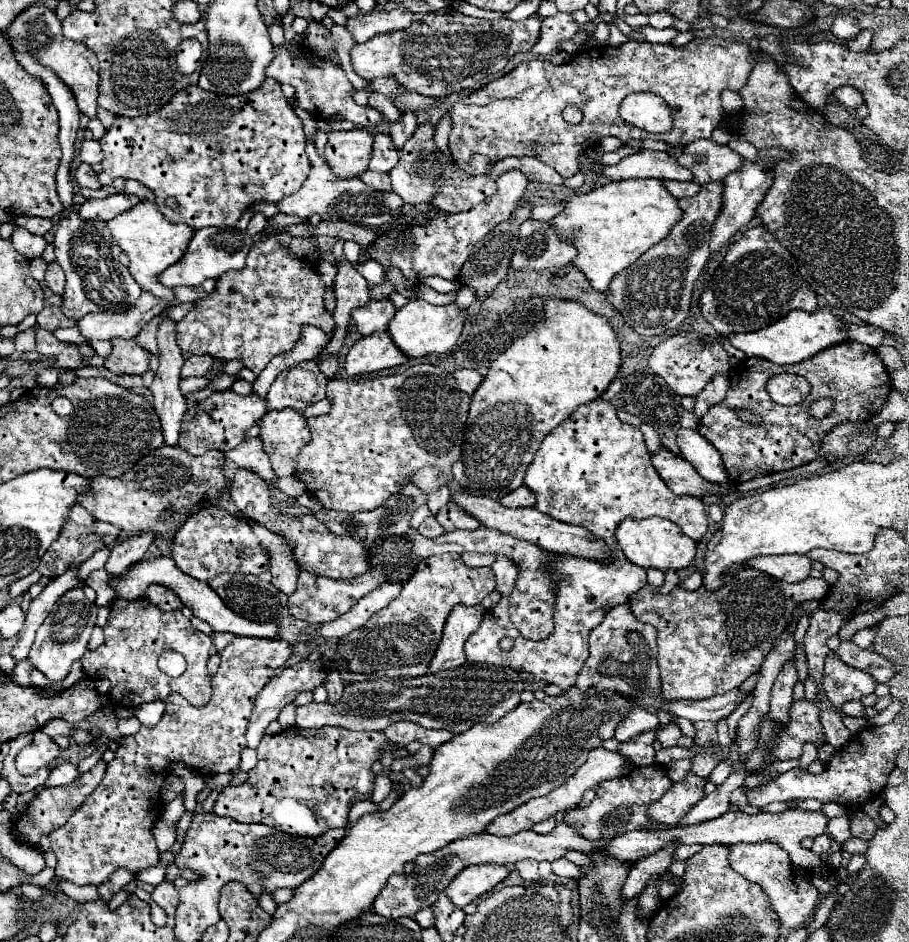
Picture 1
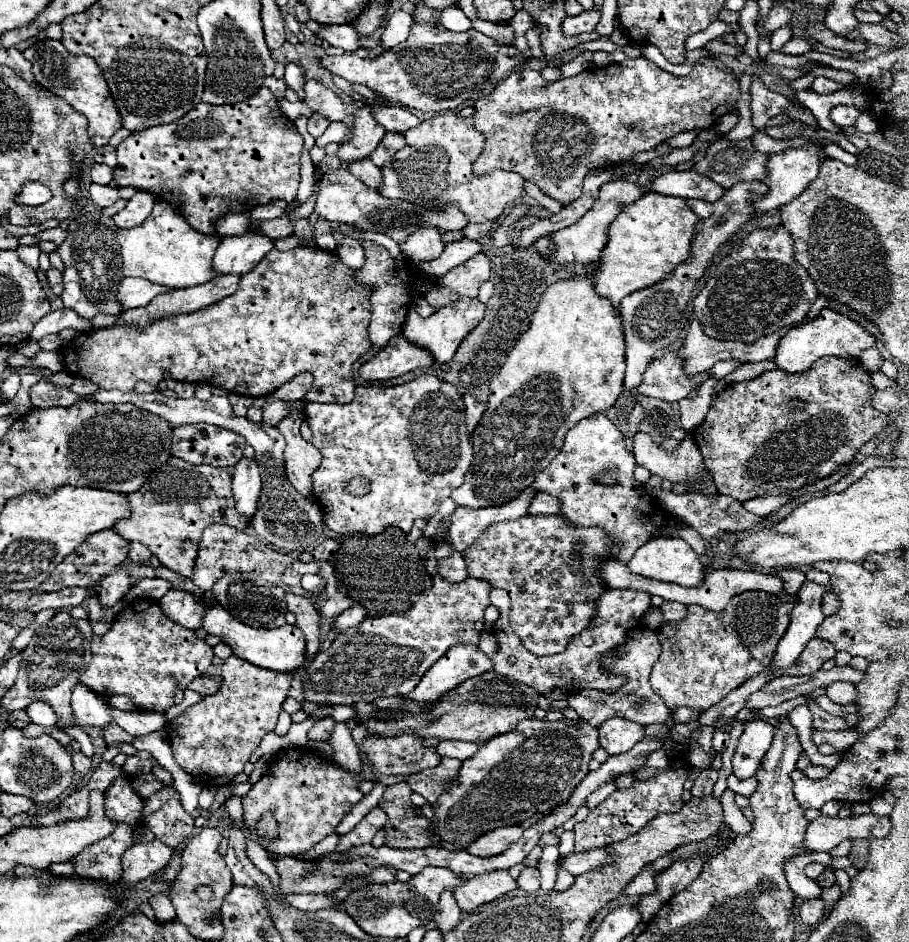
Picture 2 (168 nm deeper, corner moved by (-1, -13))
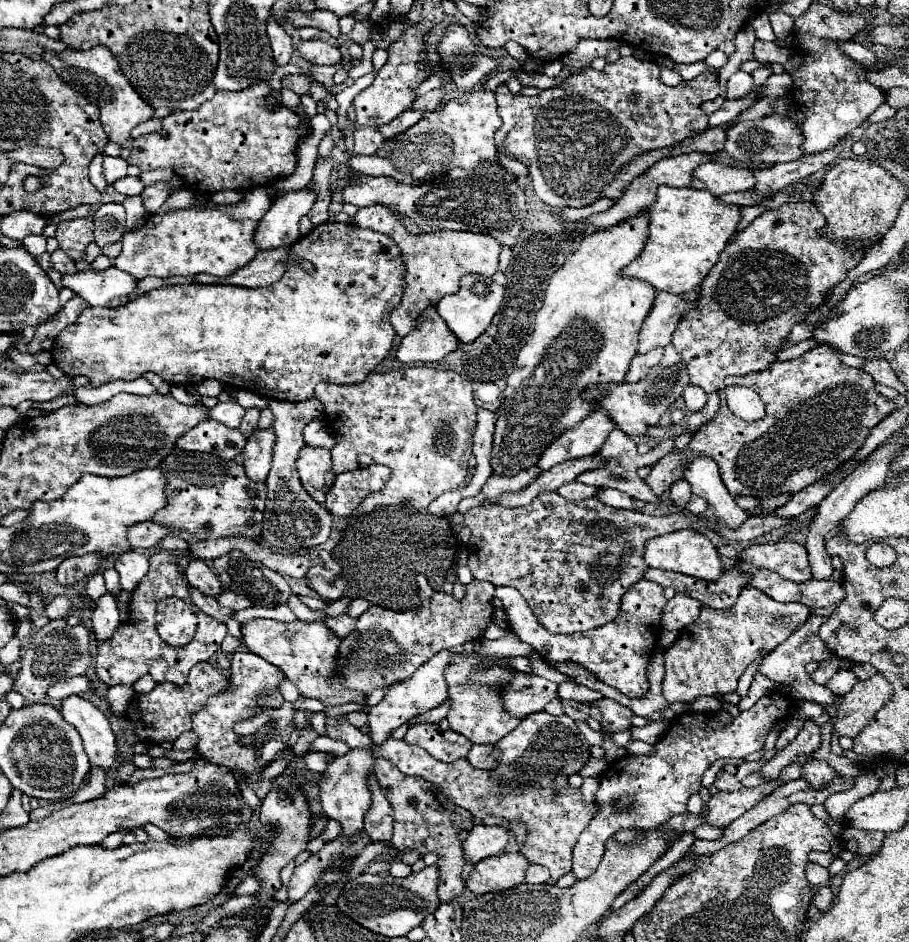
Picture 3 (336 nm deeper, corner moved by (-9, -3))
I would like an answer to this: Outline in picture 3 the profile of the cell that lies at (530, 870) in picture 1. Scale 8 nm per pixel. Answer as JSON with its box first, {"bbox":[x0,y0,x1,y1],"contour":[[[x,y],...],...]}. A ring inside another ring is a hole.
{"bbox":[526,865,550,883],"contour":[[[530,865],[526,871],[526,881],[528,883],[546,883],[546,881],[550,881],[550,873],[548,873],[548,869],[544,869],[540,865]]]}

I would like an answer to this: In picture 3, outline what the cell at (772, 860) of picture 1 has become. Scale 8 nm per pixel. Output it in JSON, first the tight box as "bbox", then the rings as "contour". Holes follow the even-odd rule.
{"bbox":[812,885,834,911],"contour":[[[822,885],[822,887],[818,887],[818,889],[816,889],[812,903],[814,903],[820,911],[828,911],[828,909],[830,909],[830,905],[832,905],[832,897],[834,897],[834,895],[832,895],[830,887]]]}

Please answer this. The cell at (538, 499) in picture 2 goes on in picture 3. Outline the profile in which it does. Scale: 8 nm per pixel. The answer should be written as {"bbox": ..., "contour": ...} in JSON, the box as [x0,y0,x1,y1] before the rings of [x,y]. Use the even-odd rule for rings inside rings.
{"bbox":[558,481,598,501],"contour":[[[572,481],[572,483],[562,485],[562,487],[558,489],[560,495],[564,495],[566,499],[574,499],[574,501],[590,499],[590,497],[596,495],[596,491],[598,491],[598,487],[588,487],[588,485],[582,485],[582,483],[578,483],[578,481]]]}

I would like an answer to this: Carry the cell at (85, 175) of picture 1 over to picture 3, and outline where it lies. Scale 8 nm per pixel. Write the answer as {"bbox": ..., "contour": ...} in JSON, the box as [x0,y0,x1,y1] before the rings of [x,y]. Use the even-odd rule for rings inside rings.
{"bbox":[114,177,144,197],"contour":[[[124,177],[124,179],[120,179],[120,181],[114,183],[114,189],[118,193],[122,193],[122,195],[132,197],[132,195],[140,195],[142,193],[144,183],[142,183],[140,177]]]}

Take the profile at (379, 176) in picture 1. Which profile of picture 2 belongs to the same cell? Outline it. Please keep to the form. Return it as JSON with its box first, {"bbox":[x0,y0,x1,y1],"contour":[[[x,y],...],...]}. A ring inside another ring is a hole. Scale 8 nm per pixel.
{"bbox":[348,159,382,191],"contour":[[[362,159],[360,163],[350,163],[350,165],[348,165],[348,171],[350,171],[352,175],[356,175],[364,185],[372,187],[374,191],[380,189],[382,171],[378,171],[378,167],[376,167],[370,159]]]}

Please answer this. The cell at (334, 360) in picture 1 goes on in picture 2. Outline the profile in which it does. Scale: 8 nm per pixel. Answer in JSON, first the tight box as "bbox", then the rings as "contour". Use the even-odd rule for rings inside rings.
{"bbox":[62,247,370,403],"contour":[[[296,247],[290,251],[272,249],[254,267],[254,271],[240,277],[234,295],[208,305],[202,311],[160,319],[160,323],[152,323],[142,333],[132,327],[86,331],[84,335],[78,335],[74,341],[66,343],[62,349],[62,359],[68,373],[86,377],[102,389],[118,391],[132,391],[138,381],[158,385],[162,381],[162,373],[170,371],[172,379],[176,381],[208,383],[238,395],[262,397],[290,381],[294,375],[310,371],[314,375],[314,385],[308,391],[306,401],[348,403],[354,399],[356,389],[352,381],[352,363],[370,347],[368,297],[370,291],[354,281],[352,269],[342,265],[334,253],[306,247]]]}

